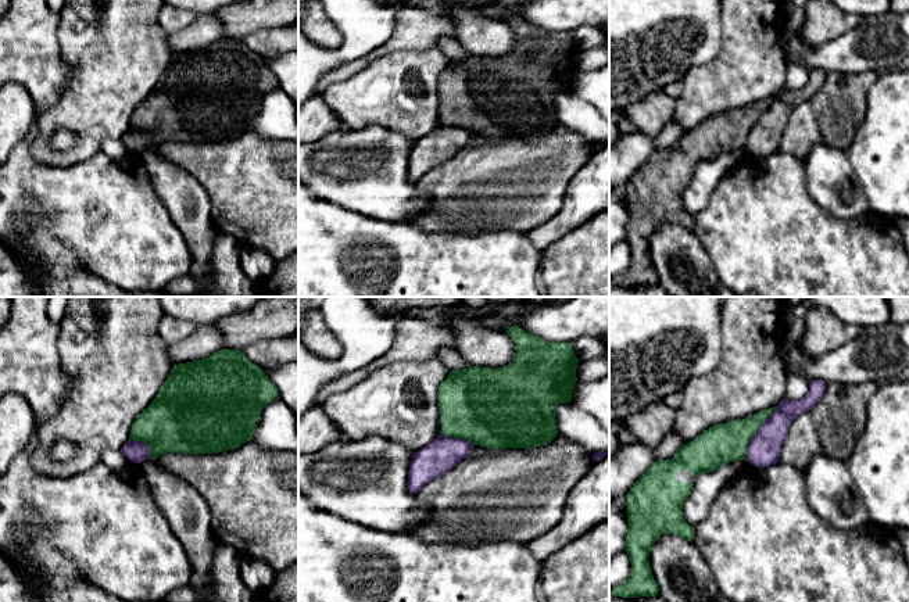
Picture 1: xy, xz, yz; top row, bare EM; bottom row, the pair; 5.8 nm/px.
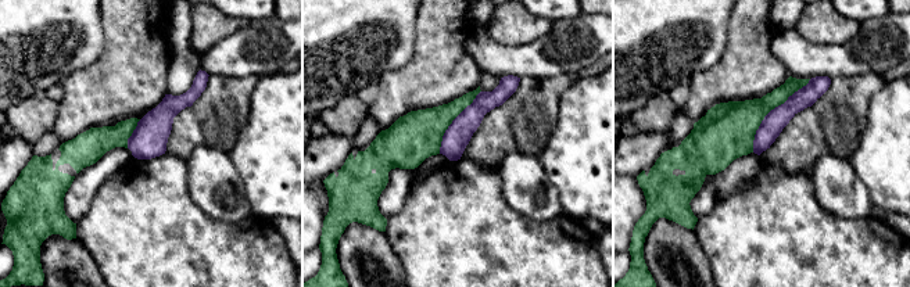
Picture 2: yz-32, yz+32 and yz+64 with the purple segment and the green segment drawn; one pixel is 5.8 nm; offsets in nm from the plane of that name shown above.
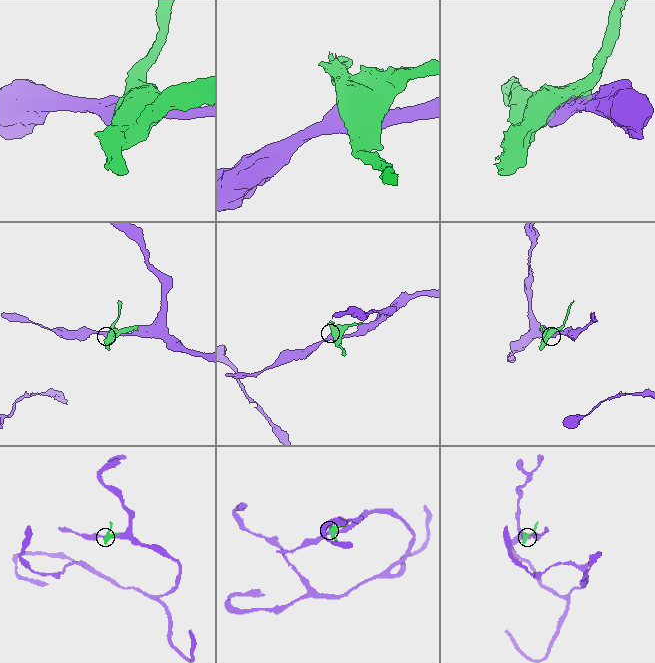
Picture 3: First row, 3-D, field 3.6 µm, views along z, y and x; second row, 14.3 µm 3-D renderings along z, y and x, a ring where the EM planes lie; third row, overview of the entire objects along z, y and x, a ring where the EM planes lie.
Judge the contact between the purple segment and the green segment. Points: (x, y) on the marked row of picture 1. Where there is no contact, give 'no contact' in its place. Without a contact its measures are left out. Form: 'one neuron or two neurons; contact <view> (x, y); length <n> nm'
two neurons; contact yz (755, 433); length 360 nm

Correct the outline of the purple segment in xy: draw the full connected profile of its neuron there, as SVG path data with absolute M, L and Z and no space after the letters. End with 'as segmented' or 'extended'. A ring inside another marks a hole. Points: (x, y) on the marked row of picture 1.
M128 440L121 452L126 455L133 463L140 463L150 459L150 447L142 441Z; as segmented

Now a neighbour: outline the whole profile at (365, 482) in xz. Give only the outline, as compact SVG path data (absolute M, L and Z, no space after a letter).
M371 436L357 441L330 442L322 449L298 456L298 492L315 509L339 516L343 520L389 533L408 533L429 519L433 505L423 504L418 494L408 490L408 470L415 452L386 438Z

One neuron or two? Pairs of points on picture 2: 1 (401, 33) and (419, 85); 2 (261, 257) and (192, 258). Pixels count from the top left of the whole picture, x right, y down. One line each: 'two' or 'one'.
1: two
2: one

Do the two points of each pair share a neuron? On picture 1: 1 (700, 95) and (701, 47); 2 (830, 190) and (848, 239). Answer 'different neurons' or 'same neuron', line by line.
1: different neurons
2: different neurons

